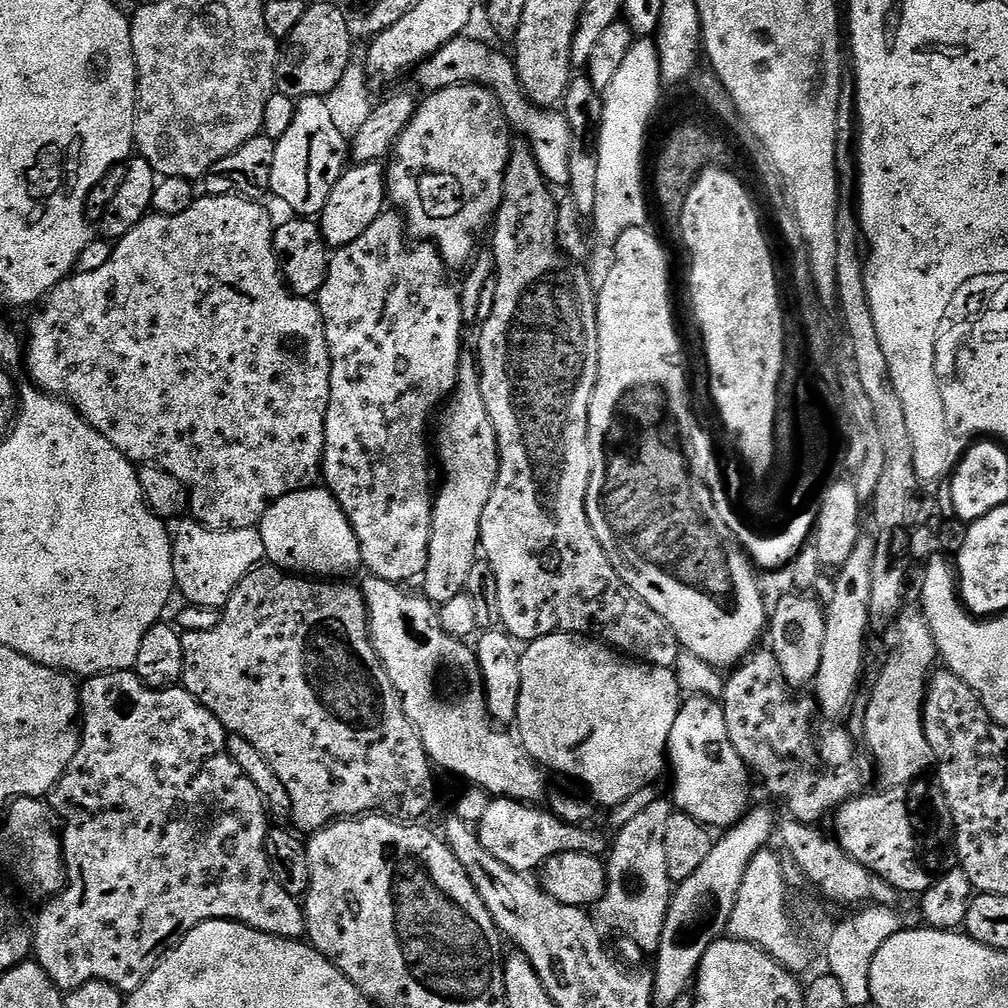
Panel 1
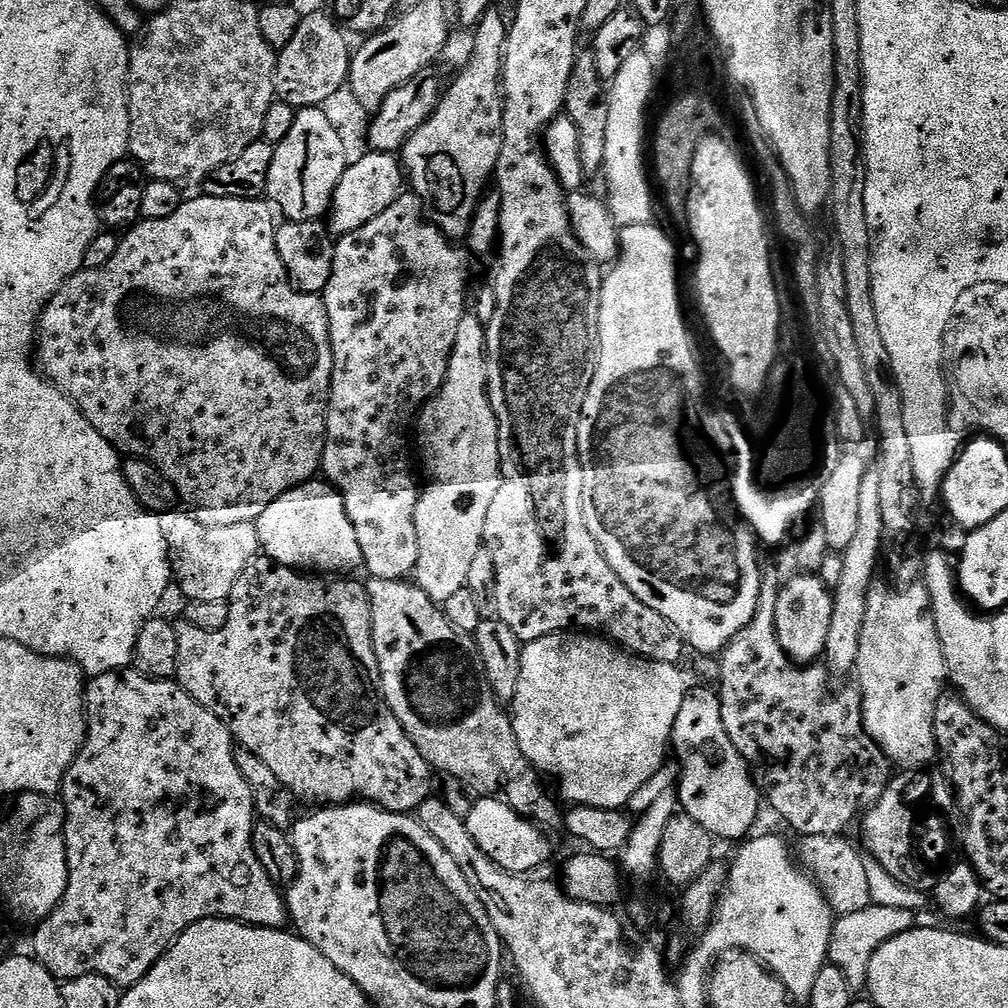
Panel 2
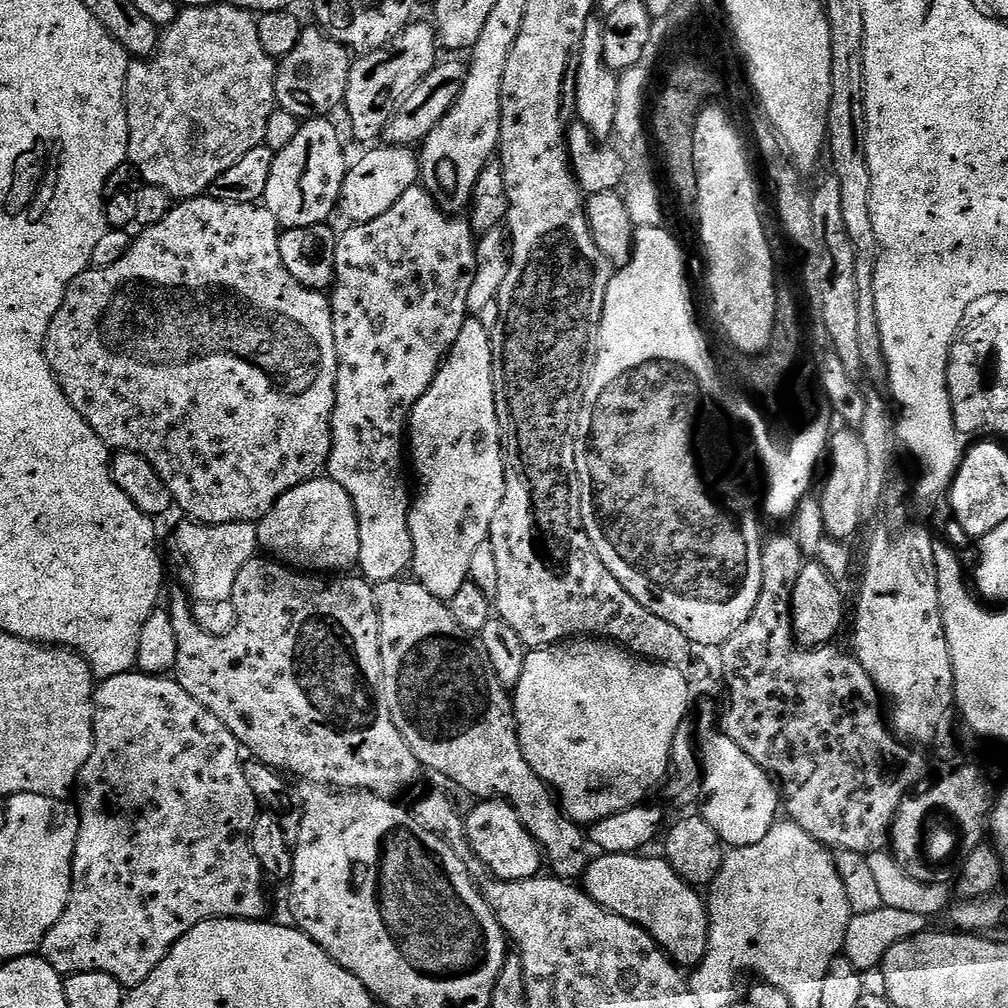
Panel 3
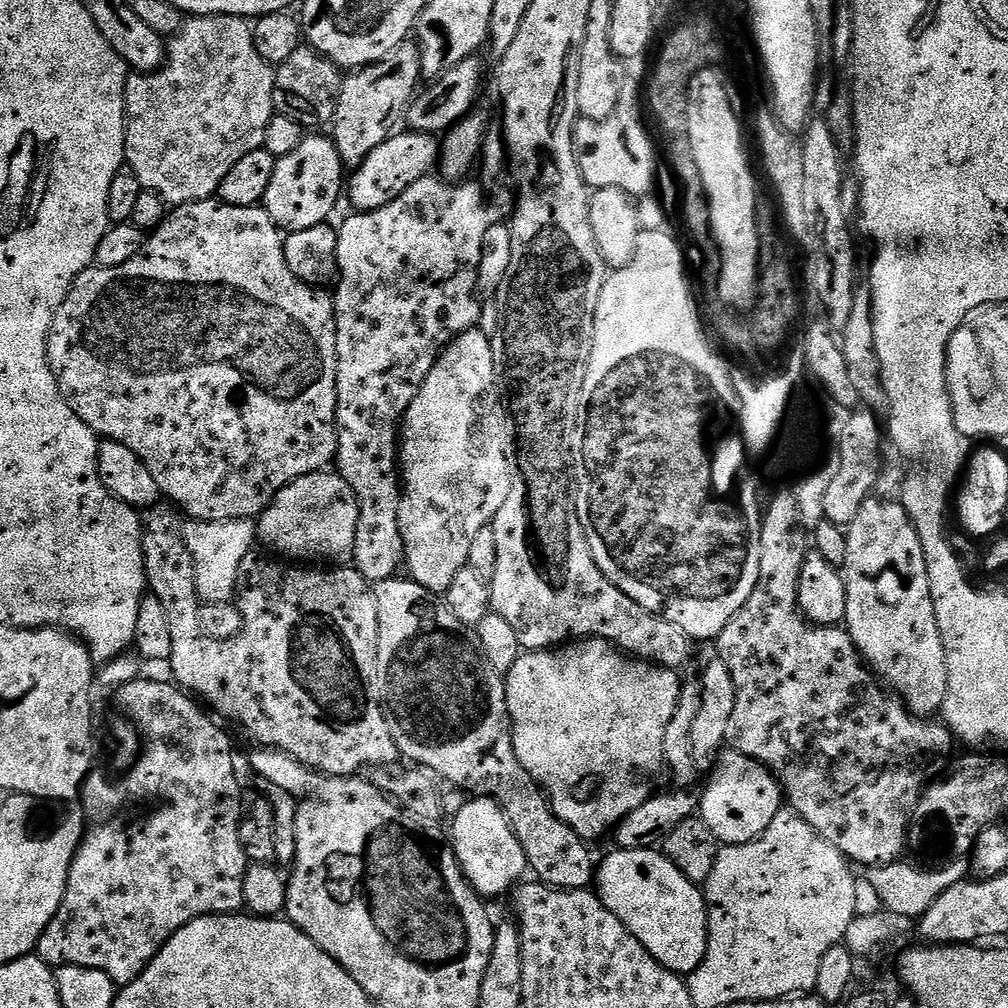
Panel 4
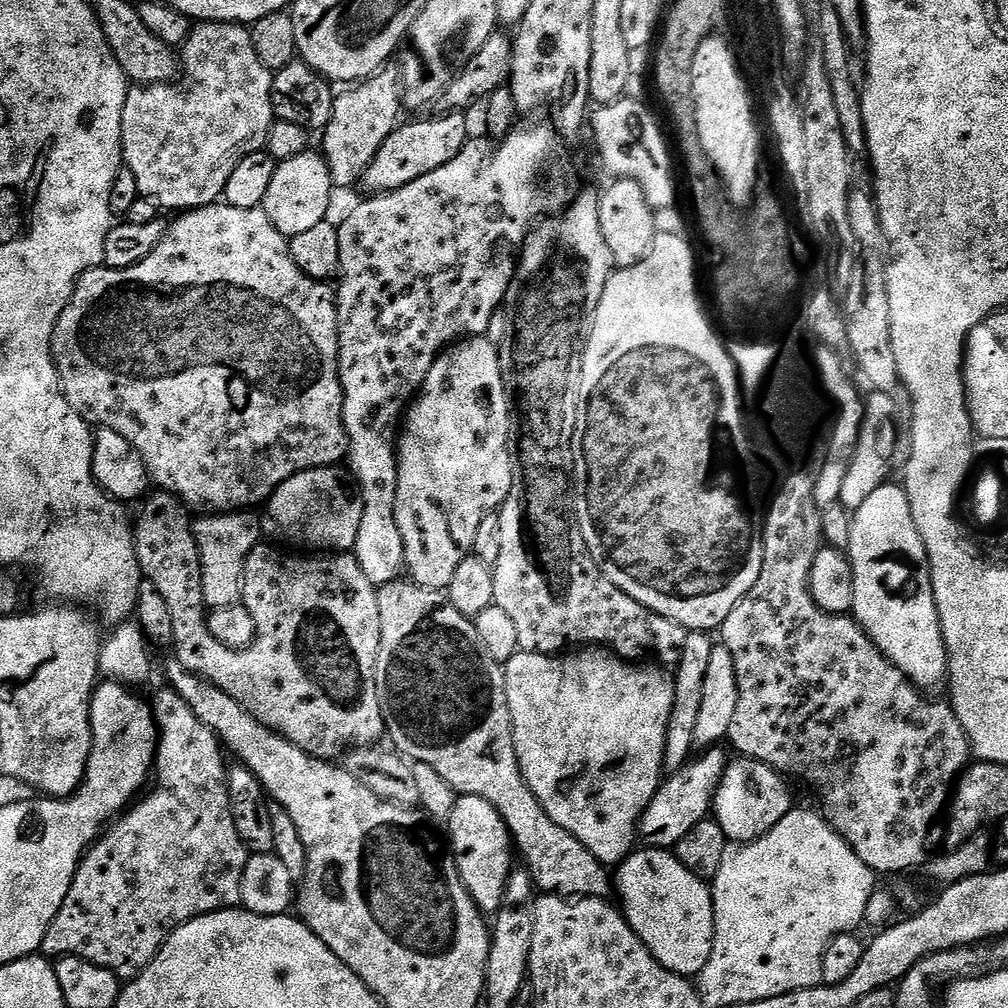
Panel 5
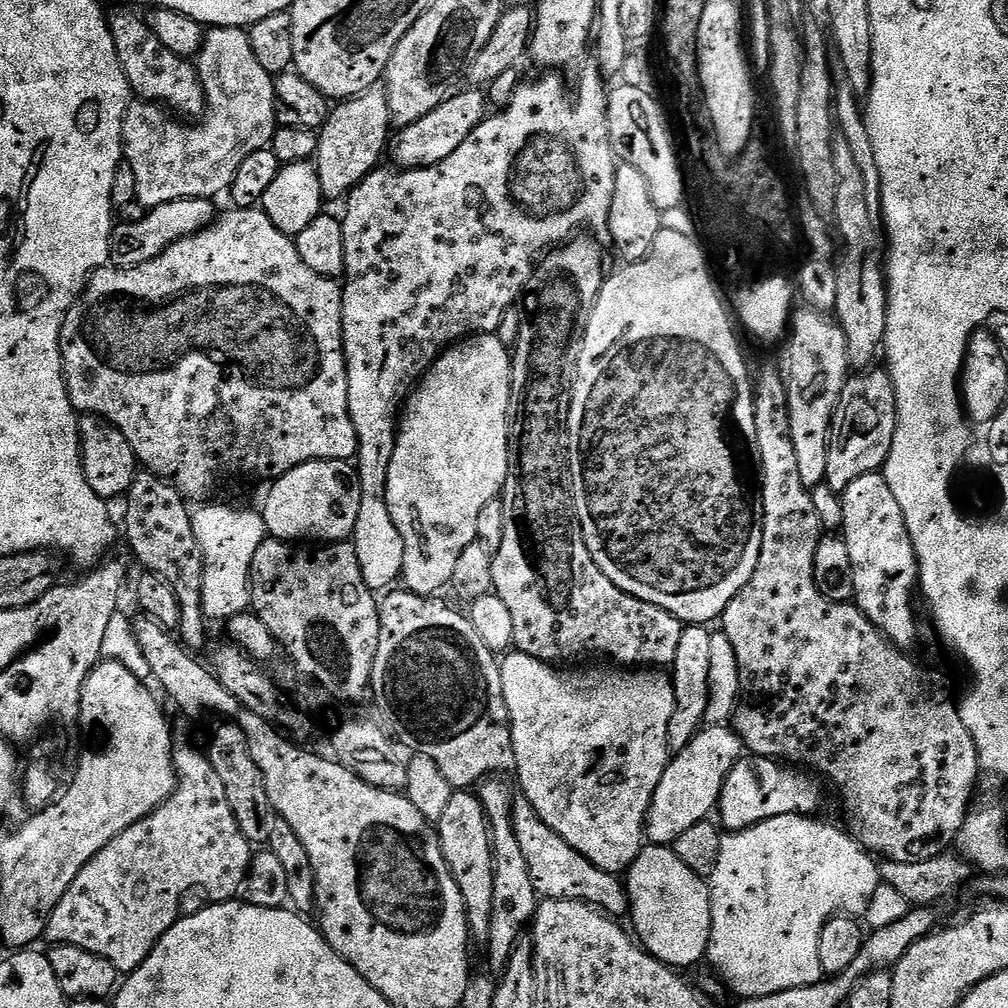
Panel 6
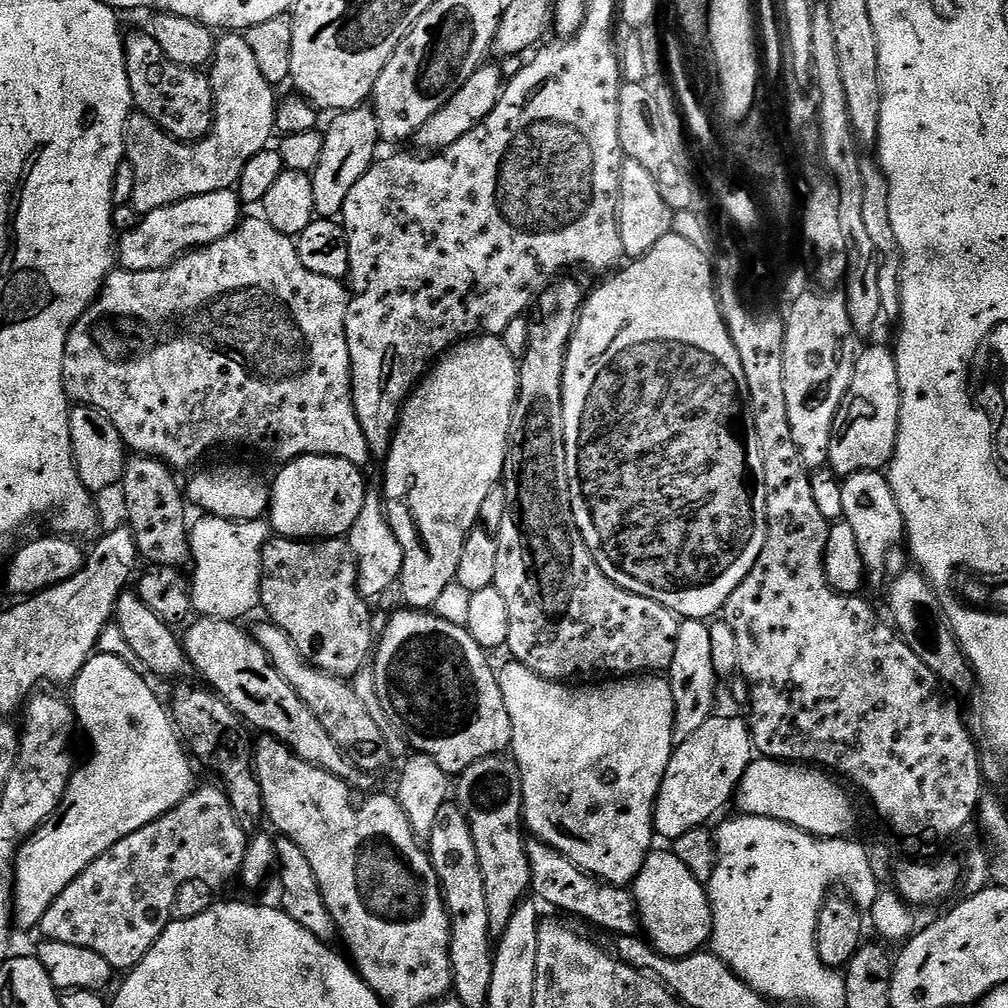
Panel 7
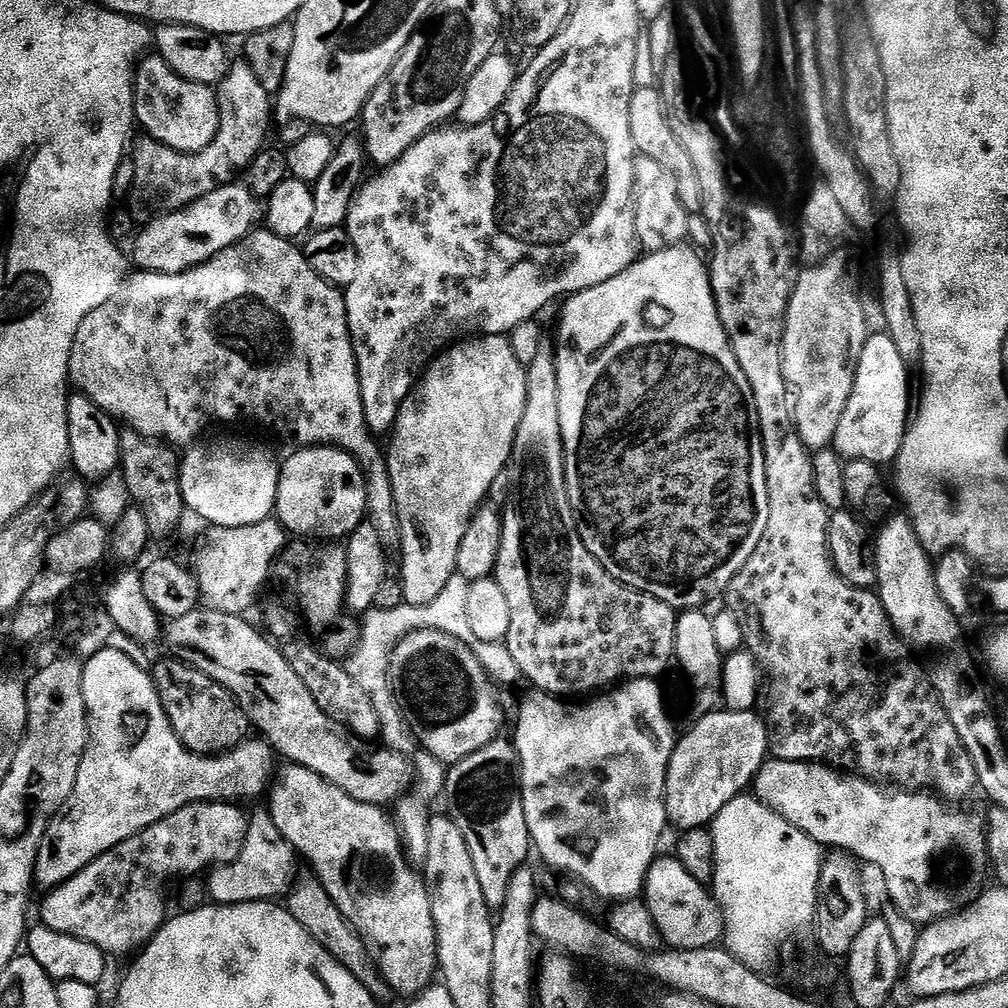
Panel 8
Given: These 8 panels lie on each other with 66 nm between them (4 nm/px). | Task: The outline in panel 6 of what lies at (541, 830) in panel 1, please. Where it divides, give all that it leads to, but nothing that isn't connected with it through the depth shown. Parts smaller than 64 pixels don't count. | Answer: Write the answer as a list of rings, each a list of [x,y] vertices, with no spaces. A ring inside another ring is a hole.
[[[468,790],[453,791],[450,802],[446,802],[446,810],[442,810],[438,835],[444,861],[454,882],[458,882],[462,902],[468,911],[468,931],[475,939],[477,936],[480,942],[487,941],[494,902],[494,870],[492,834],[488,819],[484,816],[484,808],[480,805],[479,795]]]

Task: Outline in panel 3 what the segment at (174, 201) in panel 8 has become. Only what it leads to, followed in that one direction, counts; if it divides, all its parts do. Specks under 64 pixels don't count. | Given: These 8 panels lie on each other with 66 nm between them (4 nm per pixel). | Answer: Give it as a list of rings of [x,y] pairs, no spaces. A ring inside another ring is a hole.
[[[214,2],[210,6],[194,6],[193,8],[181,7],[178,18],[170,22],[170,26],[160,32],[160,45],[156,54],[147,58],[136,58],[129,63],[124,87],[124,101],[128,111],[128,159],[129,165],[140,171],[141,181],[150,187],[161,187],[173,201],[193,200],[196,196],[205,195],[212,184],[242,154],[250,154],[250,150],[261,147],[266,138],[266,122],[270,122],[270,114],[275,112],[276,103],[276,69],[277,61],[262,48],[262,41],[258,38],[258,19],[249,9],[230,6],[226,2]]]

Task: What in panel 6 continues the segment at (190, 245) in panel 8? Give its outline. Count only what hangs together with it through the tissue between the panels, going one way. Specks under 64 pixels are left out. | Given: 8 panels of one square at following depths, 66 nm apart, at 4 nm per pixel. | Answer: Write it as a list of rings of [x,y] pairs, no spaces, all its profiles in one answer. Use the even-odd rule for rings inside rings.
[[[180,199],[151,209],[144,220],[133,224],[117,223],[111,234],[109,263],[115,268],[136,268],[152,261],[183,237],[207,228],[216,217],[215,203],[206,199]]]

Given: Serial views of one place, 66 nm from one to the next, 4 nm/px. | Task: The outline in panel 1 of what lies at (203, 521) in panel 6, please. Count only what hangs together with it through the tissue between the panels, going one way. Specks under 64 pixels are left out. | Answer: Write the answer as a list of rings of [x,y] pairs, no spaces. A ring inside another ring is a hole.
[[[184,518],[175,525],[172,536],[172,561],[174,562],[174,578],[176,588],[185,596],[187,603],[201,608],[223,609],[232,596],[232,591],[242,582],[247,572],[251,572],[265,559],[264,543],[260,537],[259,527],[243,528],[233,532],[215,532],[205,528],[203,524],[192,518]]]

